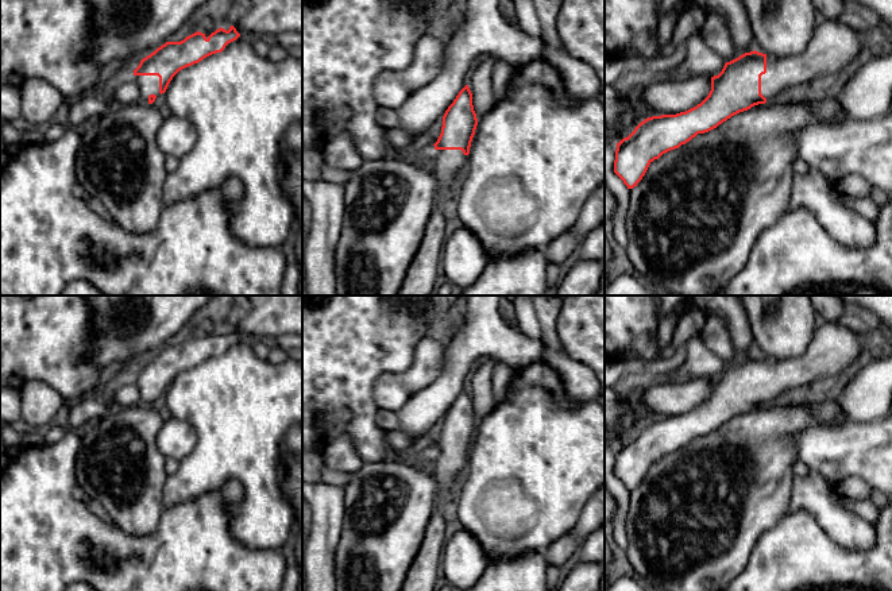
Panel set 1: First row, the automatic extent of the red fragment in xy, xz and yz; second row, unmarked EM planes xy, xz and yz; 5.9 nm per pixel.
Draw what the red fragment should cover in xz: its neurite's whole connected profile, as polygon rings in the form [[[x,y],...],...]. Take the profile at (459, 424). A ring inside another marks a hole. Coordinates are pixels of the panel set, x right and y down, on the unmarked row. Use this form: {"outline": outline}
{"outline": [[[466,387],[443,418],[441,436],[433,447],[435,453],[430,470],[437,480],[437,503],[447,510],[449,492],[457,475],[467,470],[468,456],[475,432],[476,416],[472,407],[472,395]]]}

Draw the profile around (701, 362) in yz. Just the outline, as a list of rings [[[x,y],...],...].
[[[699,335],[687,341],[686,362],[672,372],[657,376],[656,381],[690,381],[694,378],[718,378],[725,362],[708,349]]]

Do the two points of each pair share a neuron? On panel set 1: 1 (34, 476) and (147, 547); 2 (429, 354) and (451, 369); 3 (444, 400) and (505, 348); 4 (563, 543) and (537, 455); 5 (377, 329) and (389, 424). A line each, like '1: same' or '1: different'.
1: same
2: different
3: same
4: different
5: different

